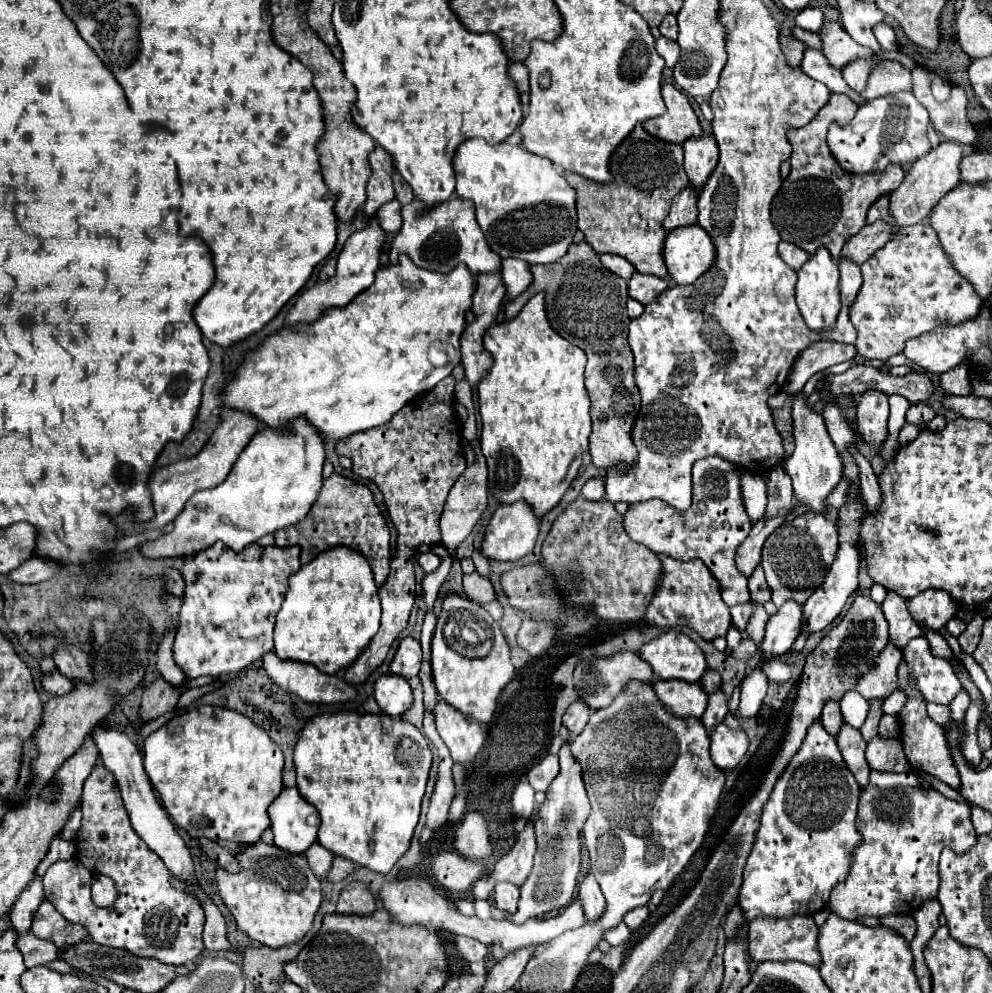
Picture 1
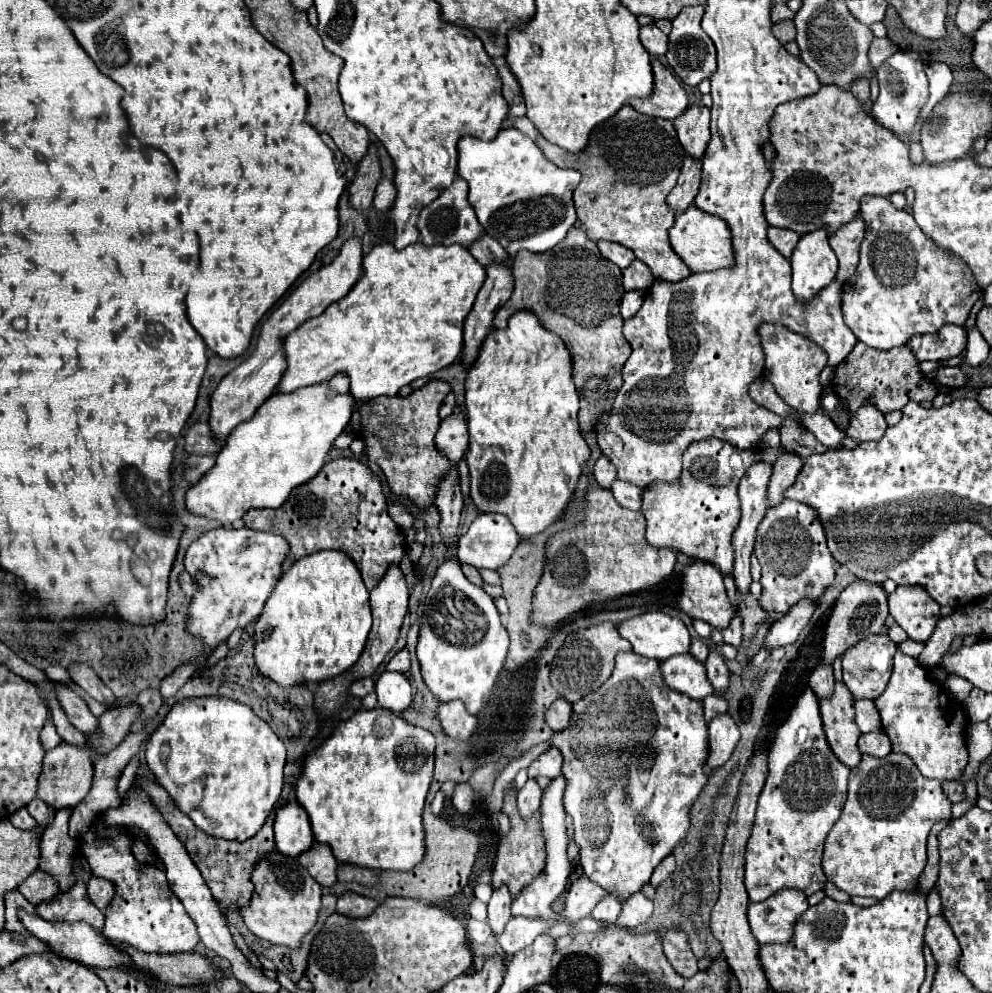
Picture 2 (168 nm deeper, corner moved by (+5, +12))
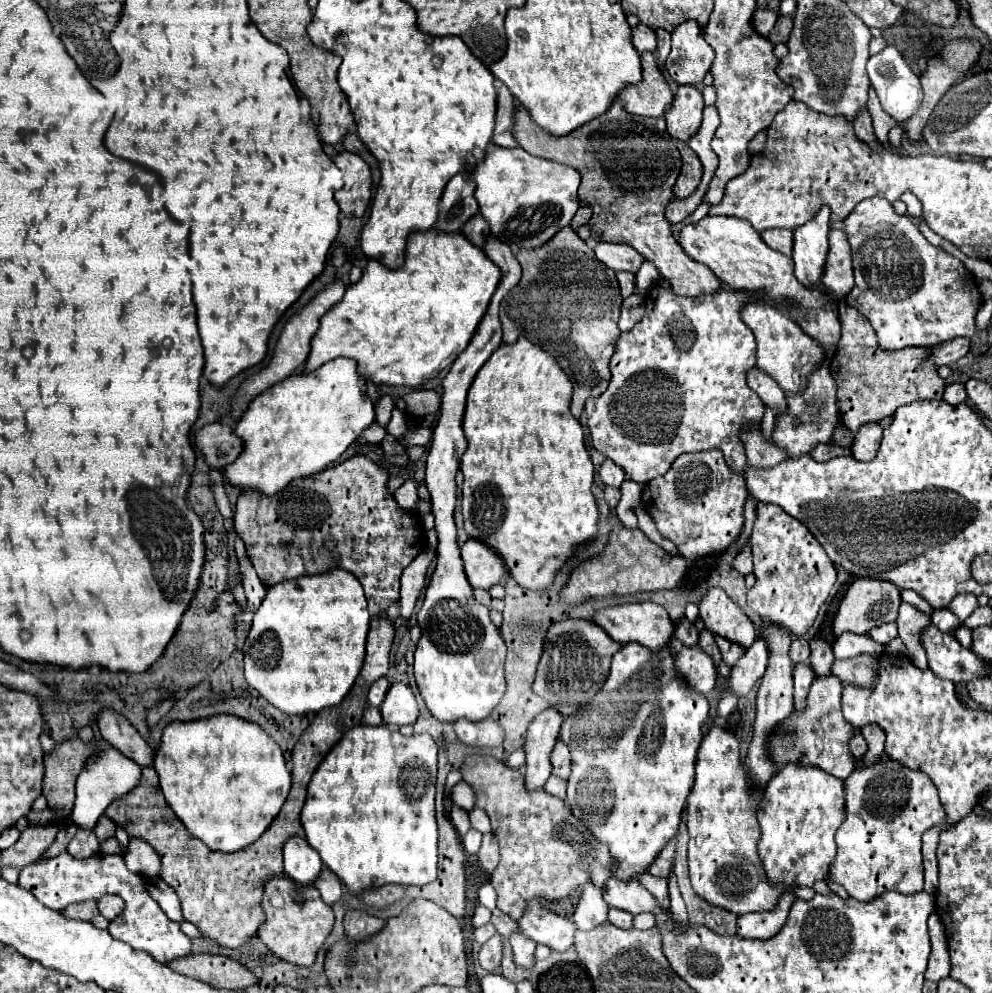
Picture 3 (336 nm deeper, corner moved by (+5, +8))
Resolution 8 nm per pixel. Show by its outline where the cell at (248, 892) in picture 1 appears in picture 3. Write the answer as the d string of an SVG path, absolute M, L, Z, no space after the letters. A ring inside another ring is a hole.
M272 876L264 884L262 910L266 914L264 924L258 930L258 938L282 960L298 966L312 966L318 948L334 924L334 912L322 902L318 890L312 884L296 884L290 876Z

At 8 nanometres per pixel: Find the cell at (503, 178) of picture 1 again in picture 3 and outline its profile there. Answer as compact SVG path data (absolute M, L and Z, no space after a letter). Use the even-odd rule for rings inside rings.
M490 144L484 160L466 170L476 184L476 200L480 214L490 224L492 236L508 244L514 252L544 246L558 230L568 226L576 216L580 174L564 164L530 156L524 148L500 148Z

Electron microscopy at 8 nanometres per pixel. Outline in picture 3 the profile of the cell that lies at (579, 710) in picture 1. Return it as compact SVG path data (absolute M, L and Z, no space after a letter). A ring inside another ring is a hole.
M548 708L542 714L538 714L528 728L528 740L524 744L526 768L528 768L524 780L528 790L542 788L552 774L548 756L558 740L562 720L564 718L556 708Z

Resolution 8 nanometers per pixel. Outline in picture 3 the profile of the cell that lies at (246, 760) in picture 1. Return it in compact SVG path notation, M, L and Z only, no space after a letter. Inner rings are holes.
M234 714L170 722L162 732L162 742L154 756L154 768L160 776L166 802L188 832L200 838L208 848L222 852L236 852L256 842L280 812L292 784L280 746L256 722L248 722Z

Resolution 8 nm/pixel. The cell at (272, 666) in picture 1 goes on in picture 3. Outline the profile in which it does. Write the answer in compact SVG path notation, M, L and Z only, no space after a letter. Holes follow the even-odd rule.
M386 678L376 680L376 682L370 686L370 692L368 692L368 704L372 704L372 706L376 706L376 708L378 708L378 706L382 704L384 696L386 696L388 686L390 686L390 682L388 682Z

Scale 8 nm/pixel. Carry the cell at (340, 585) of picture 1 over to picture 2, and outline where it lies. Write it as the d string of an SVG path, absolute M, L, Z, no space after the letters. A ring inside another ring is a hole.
M336 550L314 552L312 556L304 556L304 560L292 564L292 568L280 576L276 588L272 590L272 596L268 596L260 620L256 620L254 624L254 640L256 640L254 664L264 678L276 682L282 688L294 688L306 682L320 684L346 672L348 668L352 668L352 664L356 664L360 652L366 646L370 626L372 626L372 614L370 614L368 590L364 588L356 564L352 564L352 560L344 556L344 552Z

